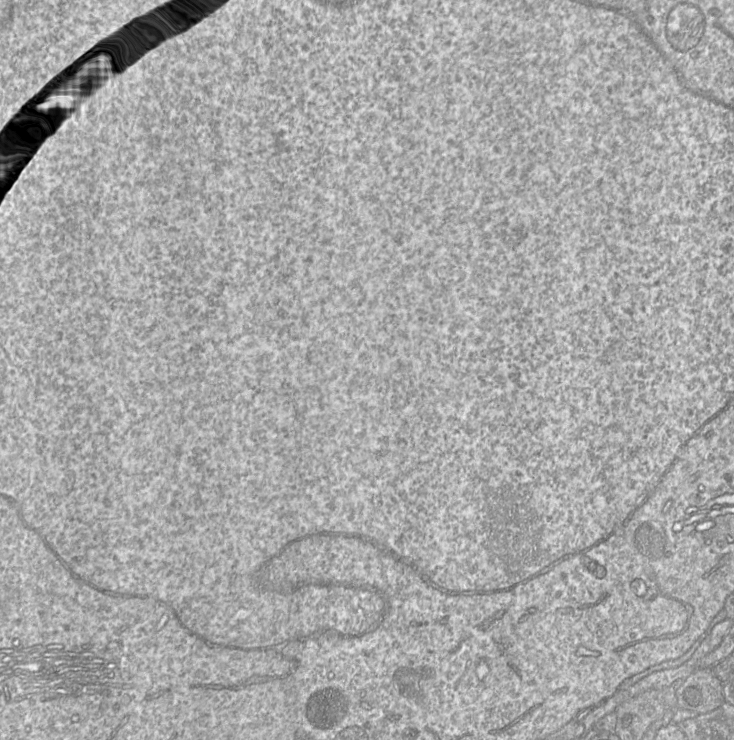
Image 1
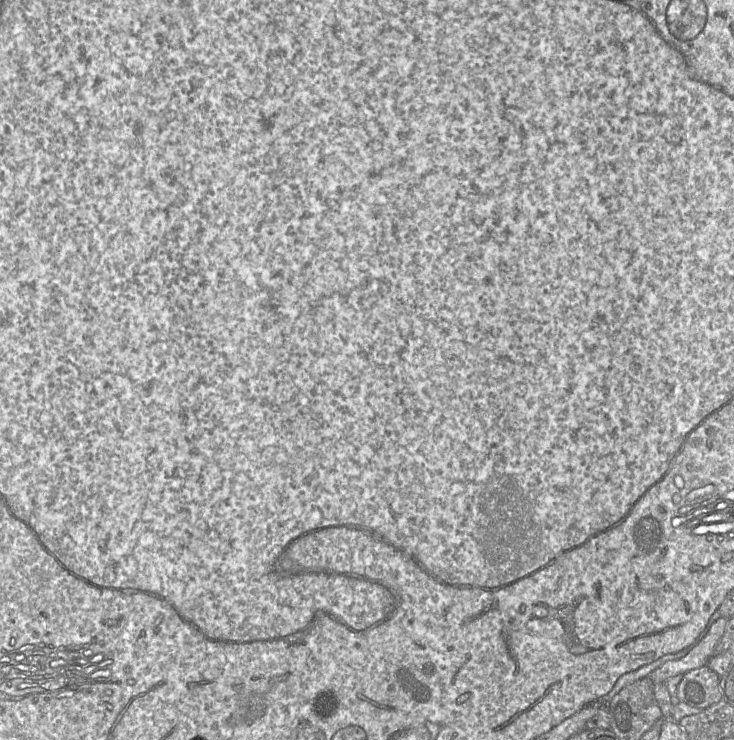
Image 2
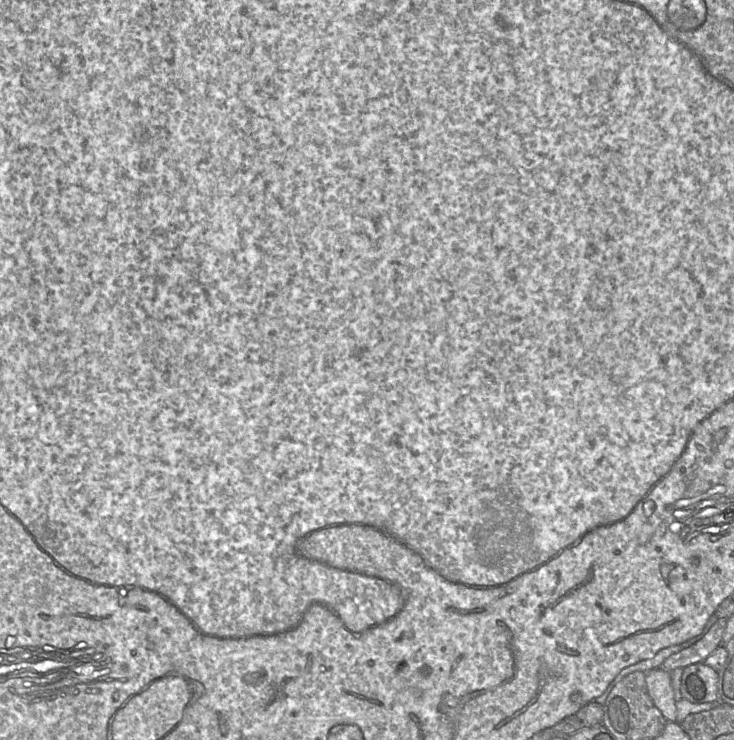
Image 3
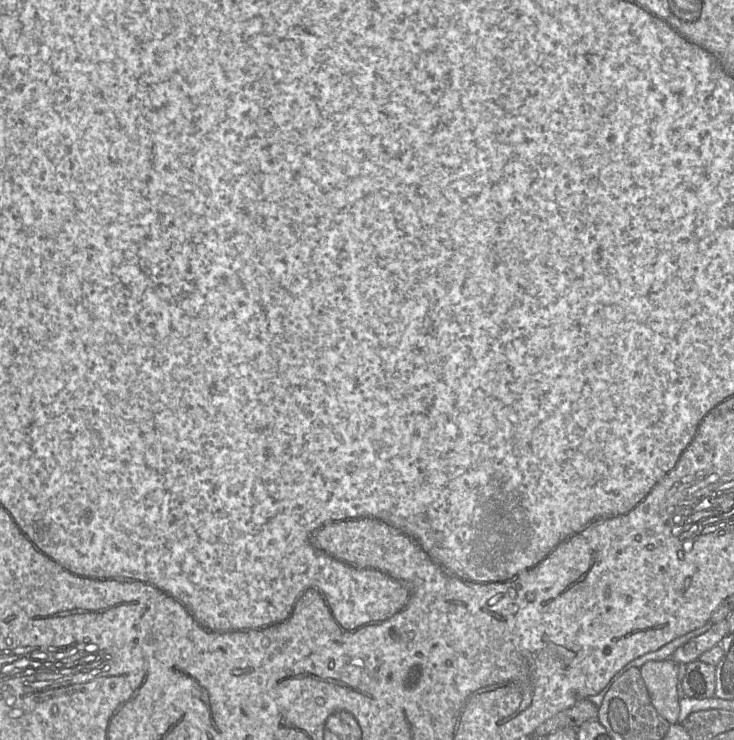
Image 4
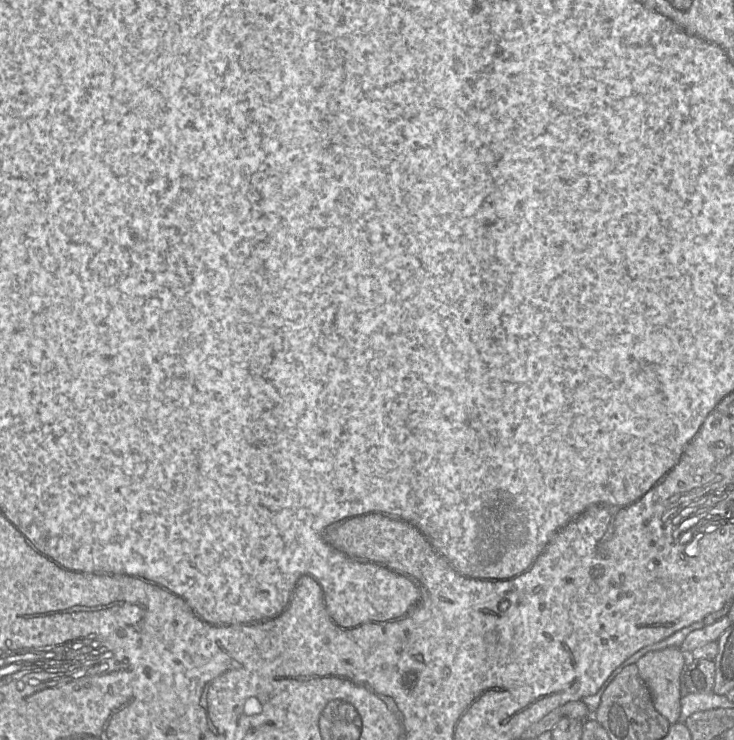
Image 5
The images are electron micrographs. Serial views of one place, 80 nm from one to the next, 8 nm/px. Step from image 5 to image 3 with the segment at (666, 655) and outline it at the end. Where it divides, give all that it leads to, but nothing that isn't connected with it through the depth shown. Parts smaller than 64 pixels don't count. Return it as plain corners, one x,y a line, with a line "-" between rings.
661,668
644,673
647,689
654,705
660,710
667,722
676,722
676,700
670,673

